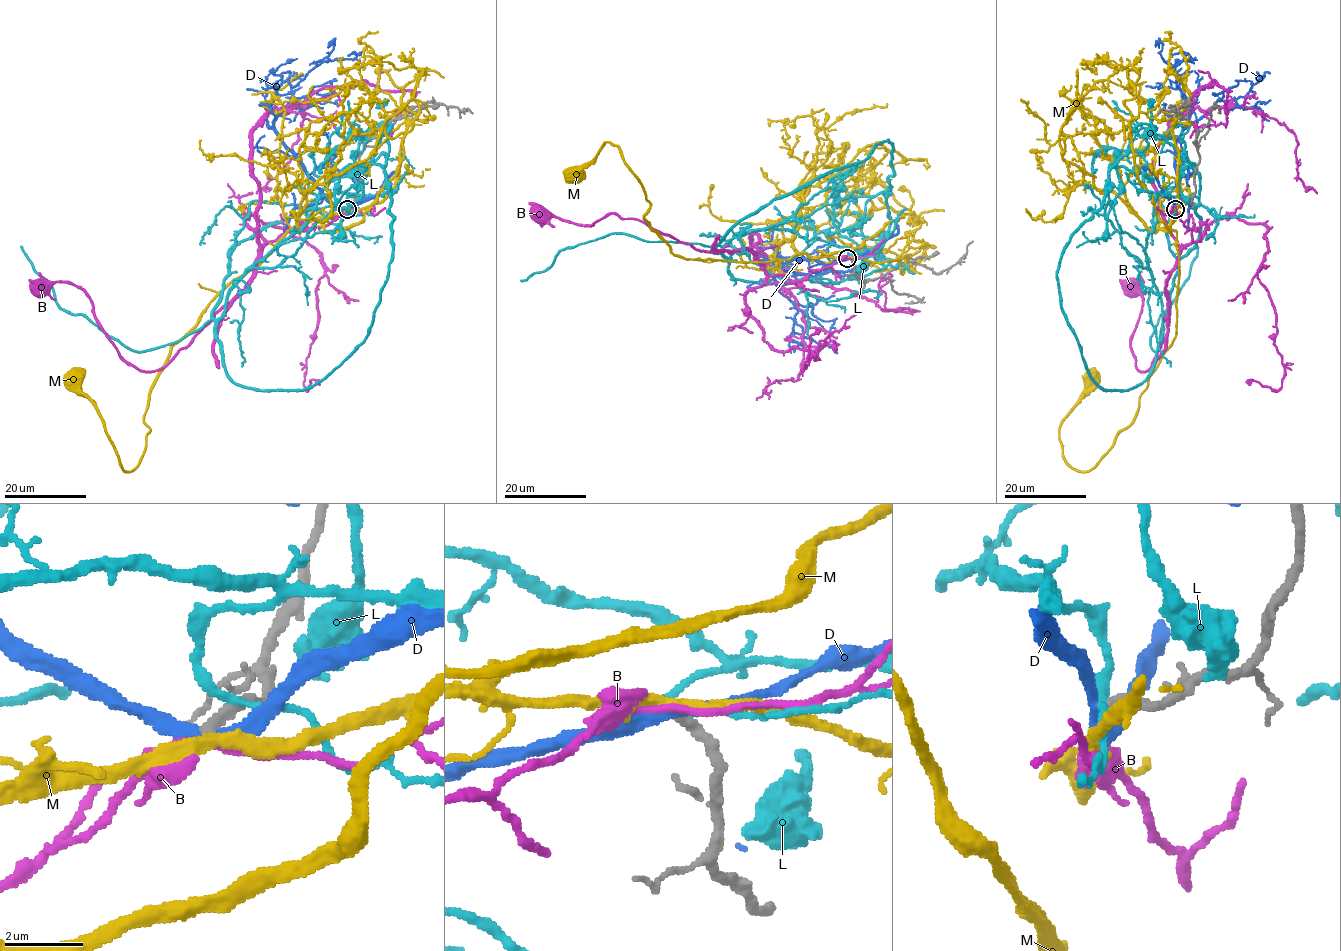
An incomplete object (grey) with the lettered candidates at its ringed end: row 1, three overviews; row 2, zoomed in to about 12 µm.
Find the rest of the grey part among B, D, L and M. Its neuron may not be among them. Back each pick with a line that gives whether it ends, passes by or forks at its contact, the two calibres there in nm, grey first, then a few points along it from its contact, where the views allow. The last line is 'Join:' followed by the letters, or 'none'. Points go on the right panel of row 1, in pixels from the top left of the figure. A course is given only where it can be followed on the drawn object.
Join: none

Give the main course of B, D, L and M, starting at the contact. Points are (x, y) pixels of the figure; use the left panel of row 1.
B: (348, 210), (321, 227), (288, 228), (261, 249), (247, 286), (156, 370), (121, 357), (80, 288), (41, 287)
D: (348, 209), (324, 197), (268, 125), (266, 112), (285, 81), (295, 86), (325, 60), (347, 55)
L: (350, 206), (353, 194), (324, 194), (213, 316), (236, 244), (301, 214), (334, 177), (382, 154), (414, 168)
M: (348, 209), (289, 231), (172, 347), (148, 396), (150, 431), (132, 471), (75, 380)

